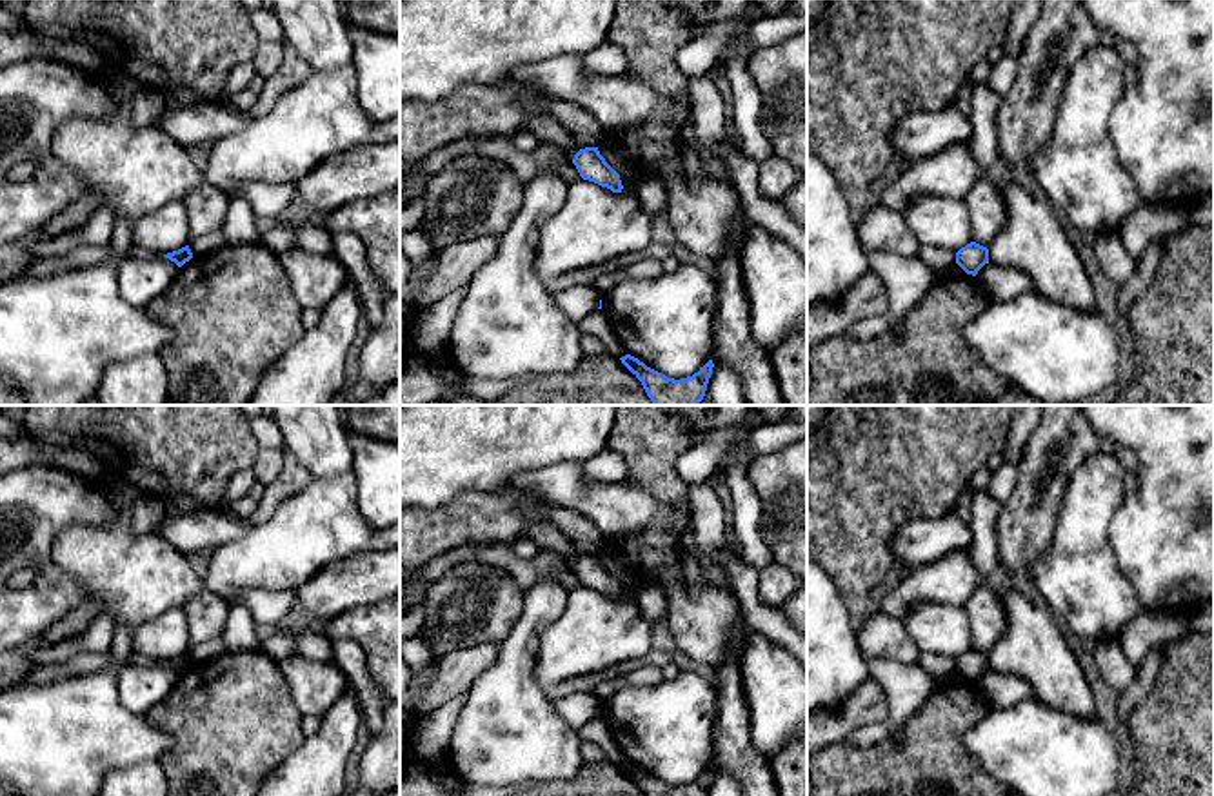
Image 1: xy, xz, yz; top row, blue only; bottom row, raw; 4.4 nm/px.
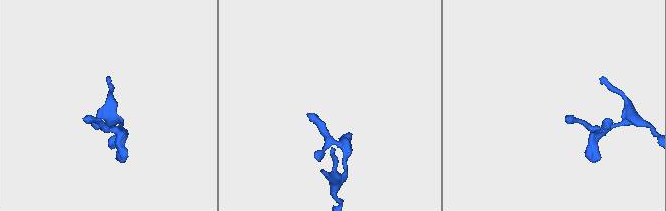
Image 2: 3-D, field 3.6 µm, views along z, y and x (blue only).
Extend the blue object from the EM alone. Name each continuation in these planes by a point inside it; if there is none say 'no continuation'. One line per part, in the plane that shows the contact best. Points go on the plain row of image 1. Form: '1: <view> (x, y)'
no continuation

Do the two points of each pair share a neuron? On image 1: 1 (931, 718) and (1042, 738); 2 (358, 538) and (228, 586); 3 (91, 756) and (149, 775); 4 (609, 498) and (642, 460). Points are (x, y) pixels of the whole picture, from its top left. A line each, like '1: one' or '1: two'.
1: two
2: one
3: two
4: two

